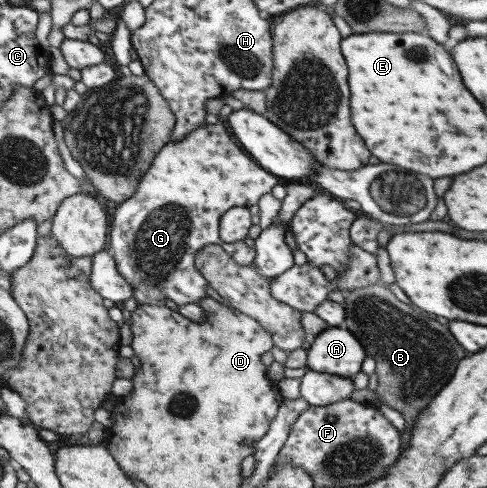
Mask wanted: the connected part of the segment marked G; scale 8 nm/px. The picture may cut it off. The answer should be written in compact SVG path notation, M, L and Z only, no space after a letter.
M222 123L217 124L203 124L201 127L195 128L193 131L190 131L185 139L169 142L167 145L164 145L161 148L161 151L155 156L155 163L151 165L149 171L145 173L145 177L139 182L136 192L123 203L119 203L113 213L113 223L111 223L109 232L109 253L113 251L113 257L117 266L117 269L120 271L120 274L133 286L134 289L134 298L138 300L139 305L145 304L155 304L162 305L164 299L171 299L175 303L180 305L185 305L188 303L197 304L199 300L202 300L205 296L208 296L205 293L205 287L208 285L208 281L199 273L199 270L195 267L195 254L205 246L209 244L219 244L225 248L227 253L231 254L231 257L242 266L246 266L254 261L256 256L256 249L254 247L249 247L247 243L244 243L243 240L229 244L221 241L219 237L220 232L220 219L222 215L226 213L231 207L250 207L255 205L261 195L265 193L271 193L271 190L279 183L279 179L276 175L269 173L267 170L264 170L237 142L235 136L229 129L229 127Z

